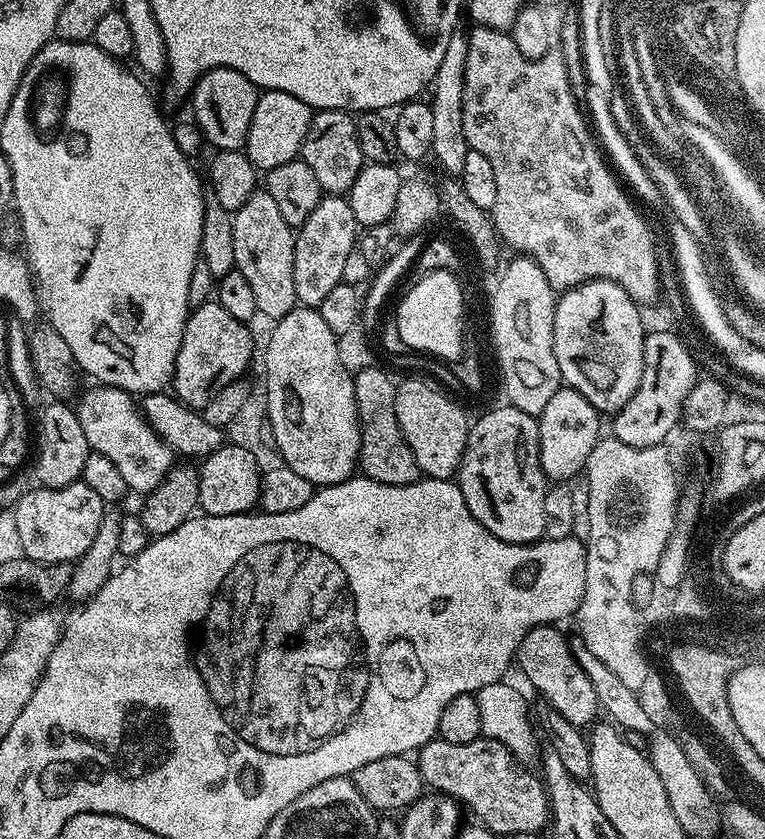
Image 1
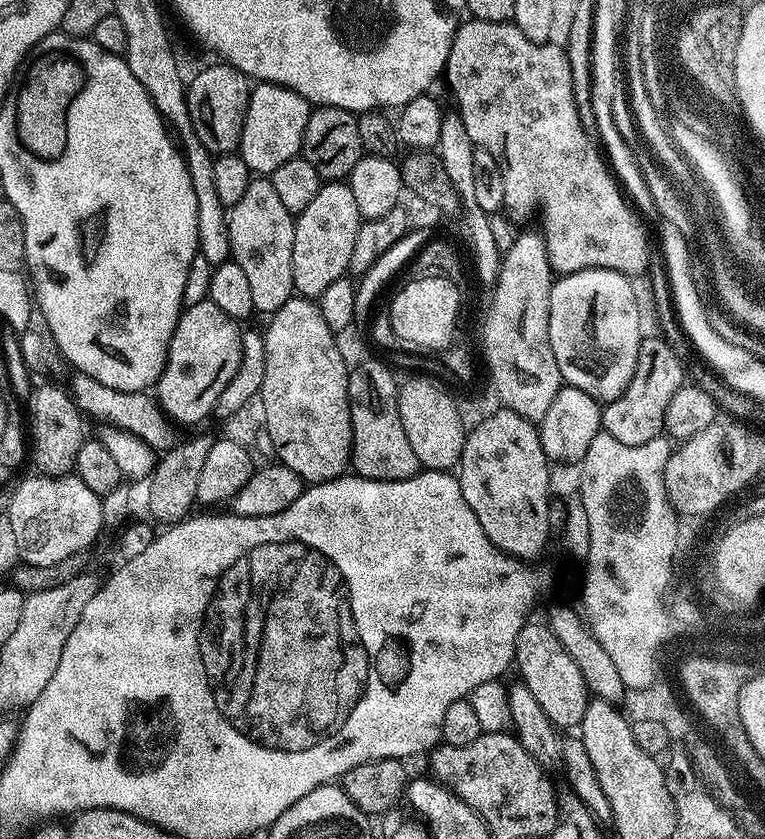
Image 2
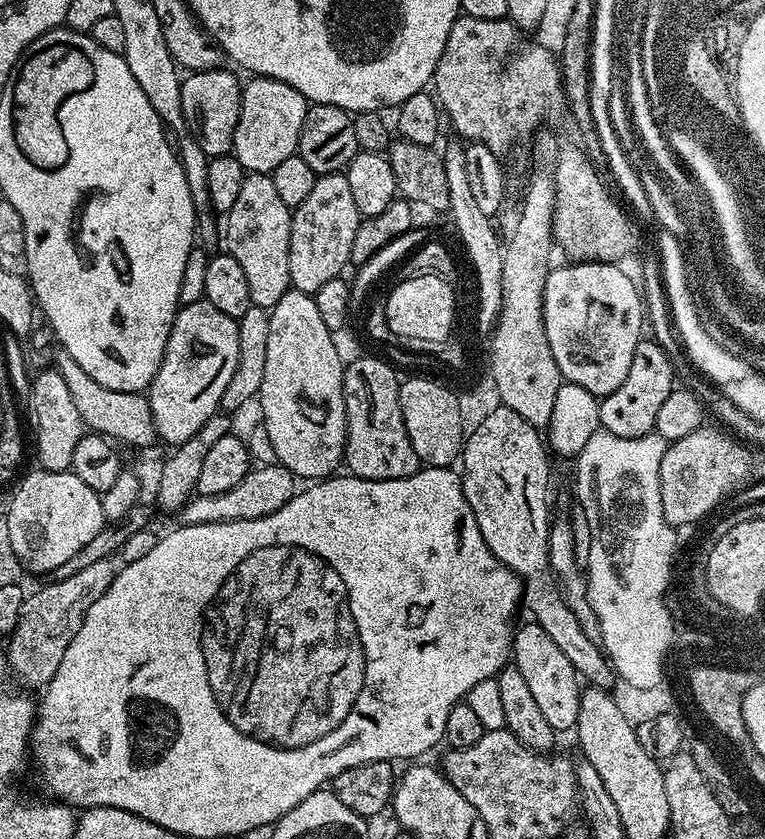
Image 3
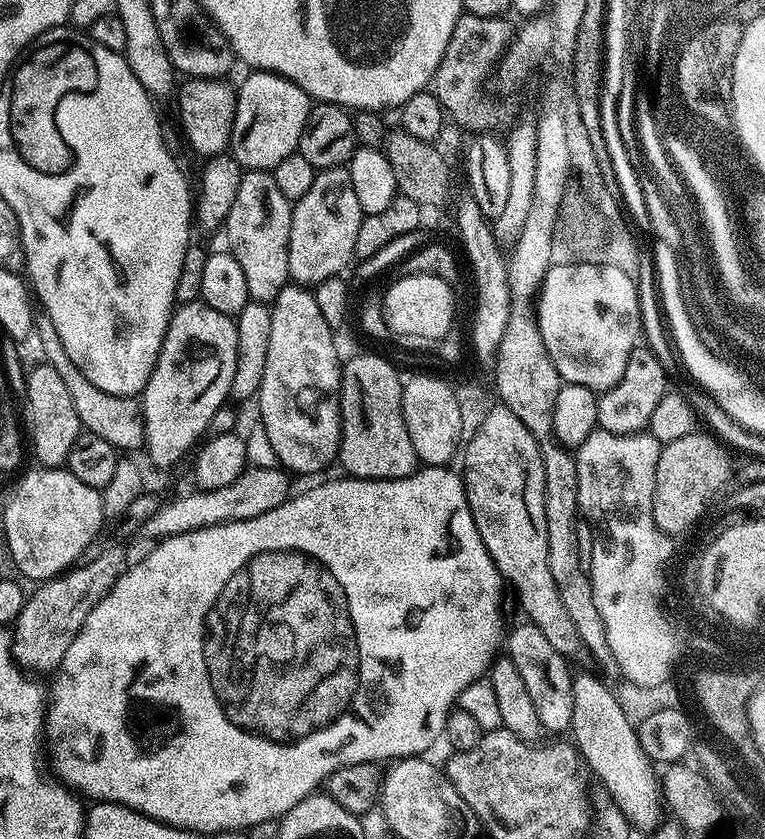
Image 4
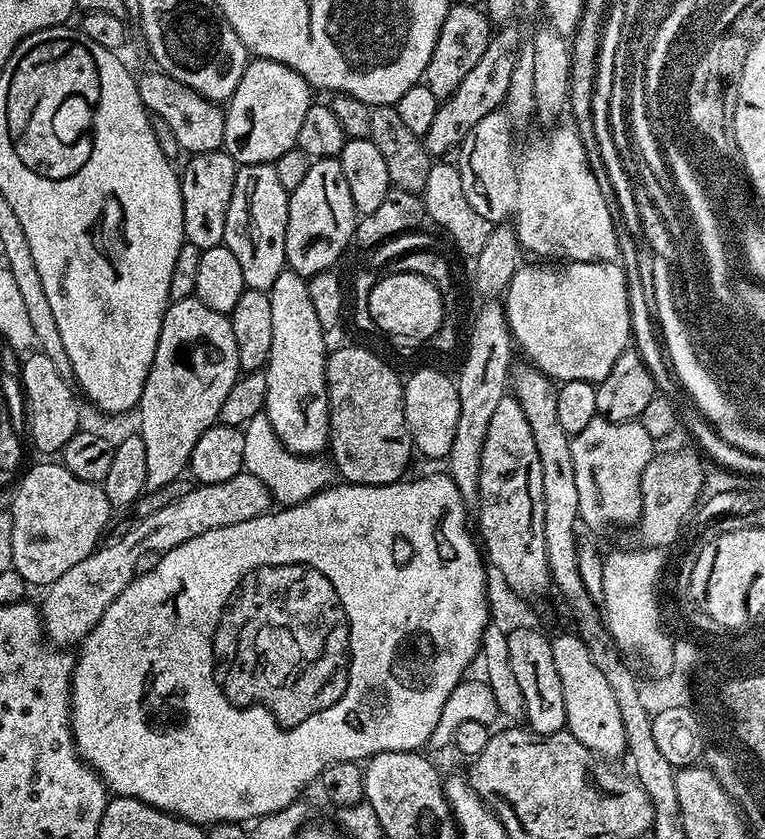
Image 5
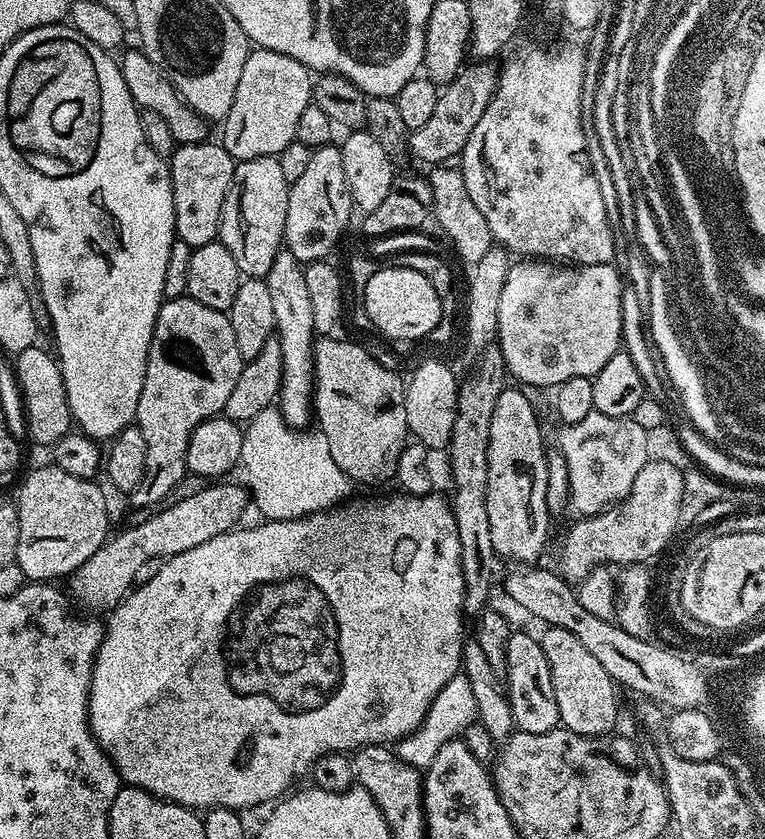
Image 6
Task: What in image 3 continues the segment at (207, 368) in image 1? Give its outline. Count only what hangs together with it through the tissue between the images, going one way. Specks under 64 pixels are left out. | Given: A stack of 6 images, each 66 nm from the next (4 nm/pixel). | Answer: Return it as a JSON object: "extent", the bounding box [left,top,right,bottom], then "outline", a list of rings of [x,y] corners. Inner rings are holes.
{"extent":[146,299,240,446],"outline":[[[202,299],[177,311],[170,338],[166,342],[160,369],[146,389],[156,435],[169,446],[177,446],[192,436],[218,412],[222,390],[238,366],[240,325],[222,310]]]}

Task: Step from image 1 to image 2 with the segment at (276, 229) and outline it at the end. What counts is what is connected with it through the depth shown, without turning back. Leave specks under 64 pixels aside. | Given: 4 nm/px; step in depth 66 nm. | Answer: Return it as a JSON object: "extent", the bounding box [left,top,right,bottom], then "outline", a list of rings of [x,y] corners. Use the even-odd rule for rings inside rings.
{"extent":[228,178,294,314],"outline":[[[252,178],[246,194],[228,208],[231,263],[242,266],[256,312],[271,314],[294,296],[294,213],[282,206],[271,179]]]}

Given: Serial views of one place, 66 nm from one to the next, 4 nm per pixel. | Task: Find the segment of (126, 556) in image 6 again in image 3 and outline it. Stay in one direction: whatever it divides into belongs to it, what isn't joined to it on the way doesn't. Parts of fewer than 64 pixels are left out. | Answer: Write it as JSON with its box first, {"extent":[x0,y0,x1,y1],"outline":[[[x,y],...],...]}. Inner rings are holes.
{"extent":[6,462,298,690],"outline":[[[264,462],[248,471],[246,478],[242,478],[242,482],[234,486],[234,490],[226,490],[222,494],[213,496],[193,495],[179,510],[179,523],[181,525],[213,524],[227,520],[266,518],[266,514],[274,514],[274,510],[282,510],[282,506],[286,506],[286,502],[290,502],[297,491],[298,480],[290,469],[279,462]],[[115,559],[99,560],[94,562],[94,566],[86,566],[86,570],[78,570],[78,574],[71,578],[45,583],[25,599],[16,628],[6,640],[8,666],[15,679],[17,676],[22,683],[37,690],[43,689],[52,681],[62,662],[62,654],[66,654],[66,646],[74,642],[74,634],[78,634],[78,626],[82,626],[86,618],[86,610],[90,610],[90,606],[94,606],[94,602],[106,594],[117,571]]]}

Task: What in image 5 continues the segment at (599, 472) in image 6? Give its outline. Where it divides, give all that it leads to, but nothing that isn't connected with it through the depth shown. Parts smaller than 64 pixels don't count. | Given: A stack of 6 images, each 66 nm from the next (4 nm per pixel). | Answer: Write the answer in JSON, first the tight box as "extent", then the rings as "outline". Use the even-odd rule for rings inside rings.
{"extent":[571,414,654,528],"outline":[[[598,414],[590,426],[571,437],[571,442],[580,520],[592,528],[604,528],[607,524],[635,525],[642,510],[642,474],[654,455],[652,436],[637,421],[610,422]]]}

